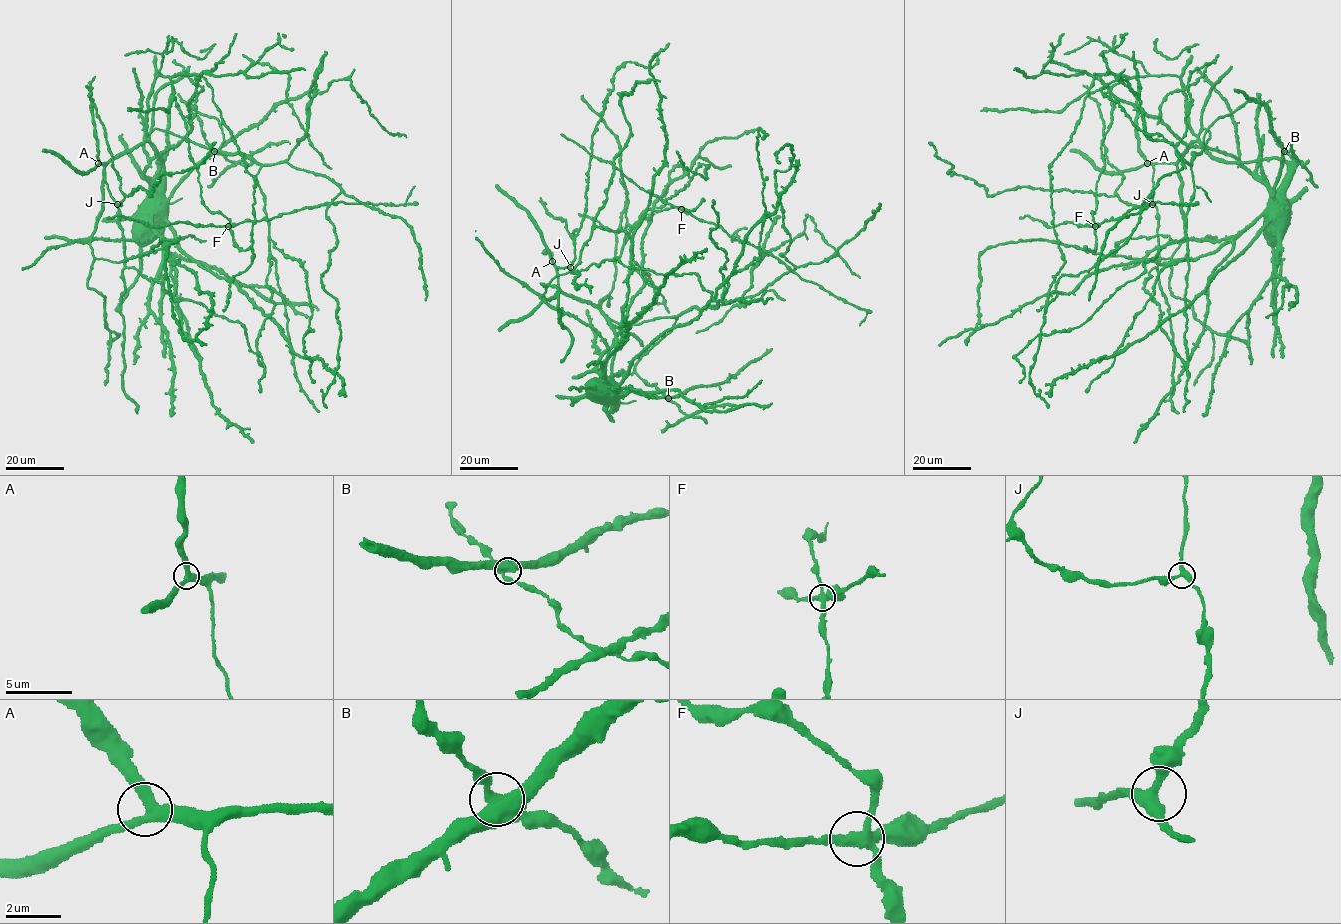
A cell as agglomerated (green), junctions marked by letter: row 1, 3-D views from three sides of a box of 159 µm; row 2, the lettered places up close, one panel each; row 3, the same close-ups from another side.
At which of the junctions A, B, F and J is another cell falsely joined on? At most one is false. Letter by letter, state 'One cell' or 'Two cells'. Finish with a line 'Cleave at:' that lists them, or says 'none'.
A: One cell
B: One cell
F: Two cells
J: One cell
Cleave at: F

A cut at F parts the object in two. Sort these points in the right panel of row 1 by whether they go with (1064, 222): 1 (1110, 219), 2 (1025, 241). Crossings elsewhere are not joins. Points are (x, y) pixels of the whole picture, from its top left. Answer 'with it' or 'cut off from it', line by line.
1: with it
2: cut off from it

